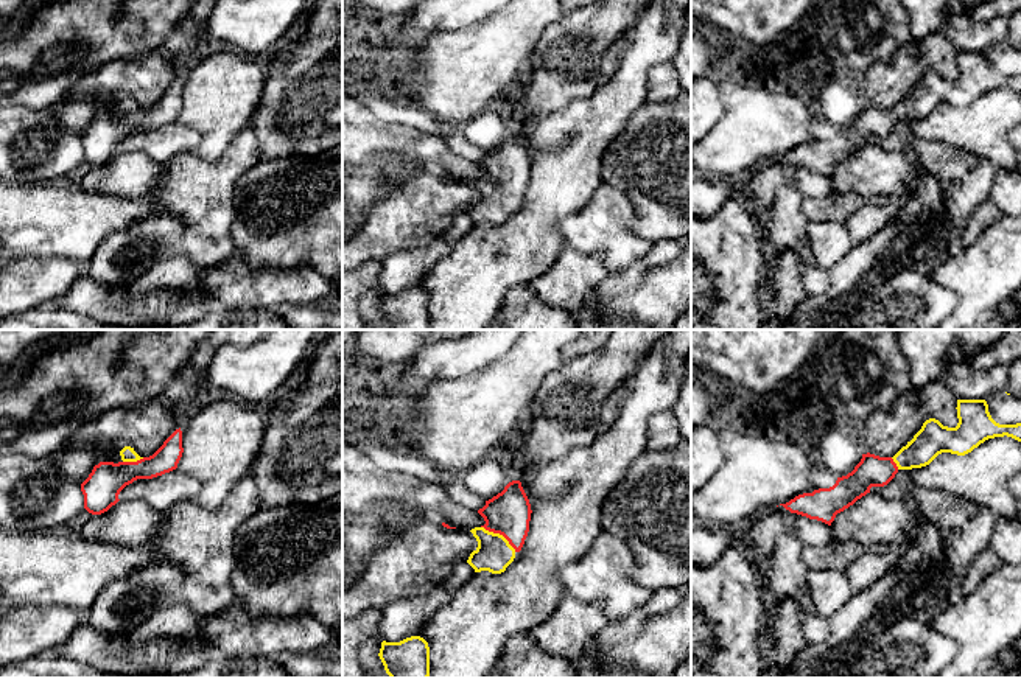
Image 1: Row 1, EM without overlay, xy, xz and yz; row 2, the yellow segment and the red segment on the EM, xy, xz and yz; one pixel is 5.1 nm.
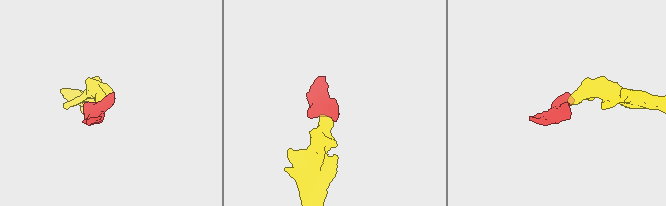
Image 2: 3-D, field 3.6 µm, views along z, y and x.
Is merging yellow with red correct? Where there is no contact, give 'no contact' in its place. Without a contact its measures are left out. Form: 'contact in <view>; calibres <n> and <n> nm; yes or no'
contact in xz; calibres 190 and 220 nm; yes

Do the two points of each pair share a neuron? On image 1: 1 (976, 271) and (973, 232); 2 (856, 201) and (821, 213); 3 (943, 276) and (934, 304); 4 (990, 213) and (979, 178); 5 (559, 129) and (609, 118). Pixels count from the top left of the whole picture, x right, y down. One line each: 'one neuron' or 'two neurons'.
1: two neurons
2: one neuron
3: two neurons
4: two neurons
5: one neuron

